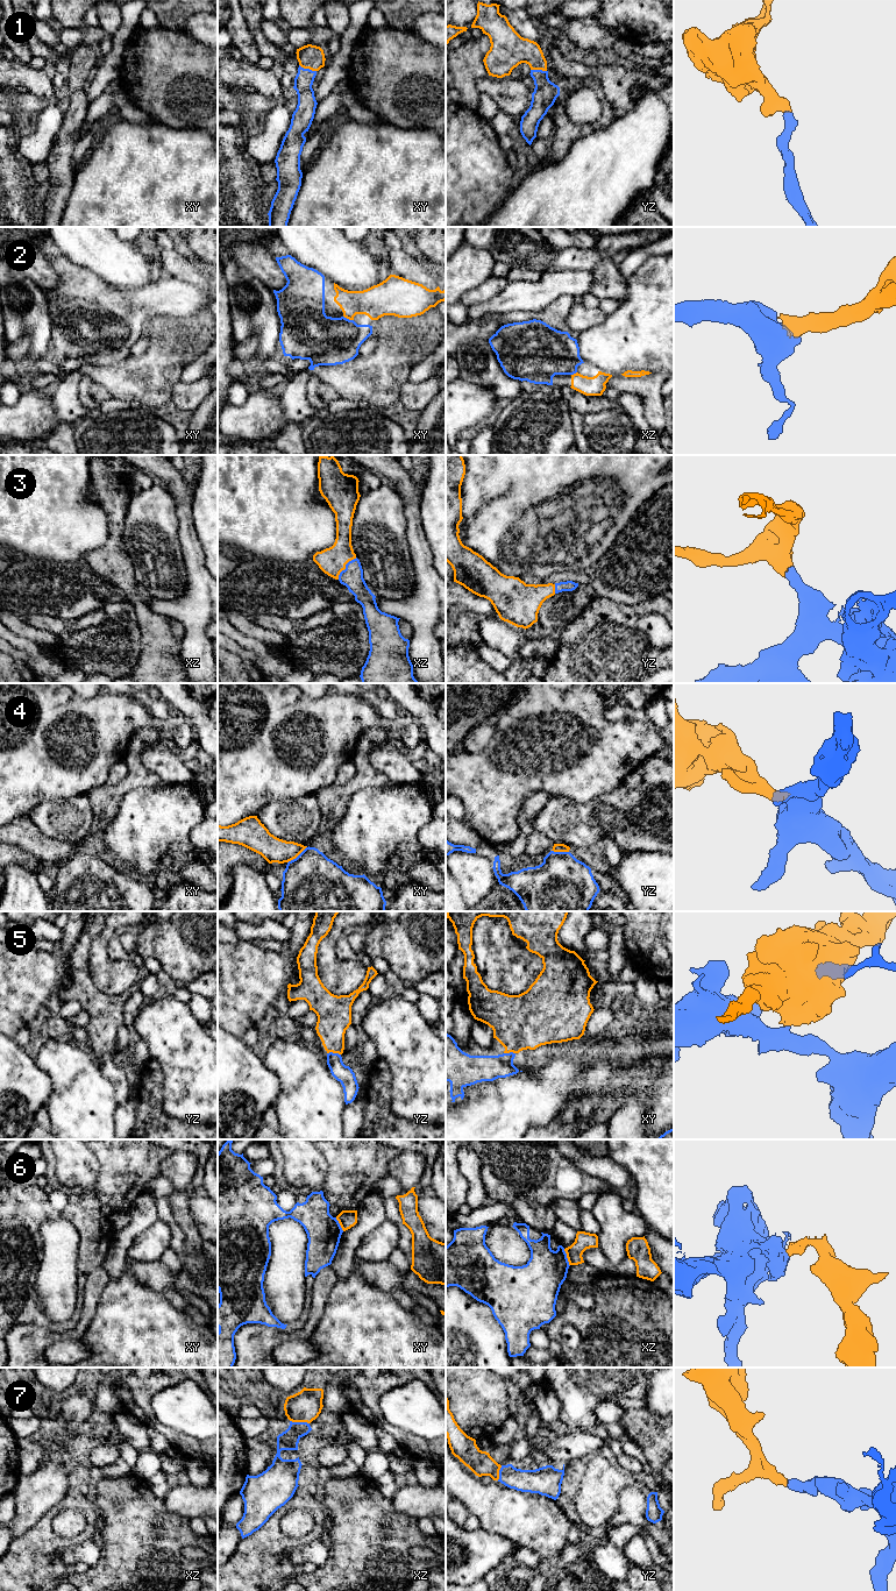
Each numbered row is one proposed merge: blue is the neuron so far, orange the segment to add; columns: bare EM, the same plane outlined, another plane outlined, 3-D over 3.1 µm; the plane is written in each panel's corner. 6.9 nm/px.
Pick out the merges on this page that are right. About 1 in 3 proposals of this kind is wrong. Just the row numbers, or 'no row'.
1, 2, 3, 4, 7

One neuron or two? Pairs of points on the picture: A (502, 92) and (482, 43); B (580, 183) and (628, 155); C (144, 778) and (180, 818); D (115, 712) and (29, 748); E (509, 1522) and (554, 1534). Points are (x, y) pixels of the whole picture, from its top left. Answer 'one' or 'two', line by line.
A: two
B: one
C: two
D: one
E: one

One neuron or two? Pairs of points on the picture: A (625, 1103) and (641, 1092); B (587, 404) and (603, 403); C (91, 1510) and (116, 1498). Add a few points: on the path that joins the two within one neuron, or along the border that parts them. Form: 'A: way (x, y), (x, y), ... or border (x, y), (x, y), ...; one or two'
A: border (635, 1095), (625, 1093), (618, 1100), (613, 1113); two
B: way (590, 404), (599, 403); one
C: border (96, 1501), (99, 1508), (99, 1529); two

